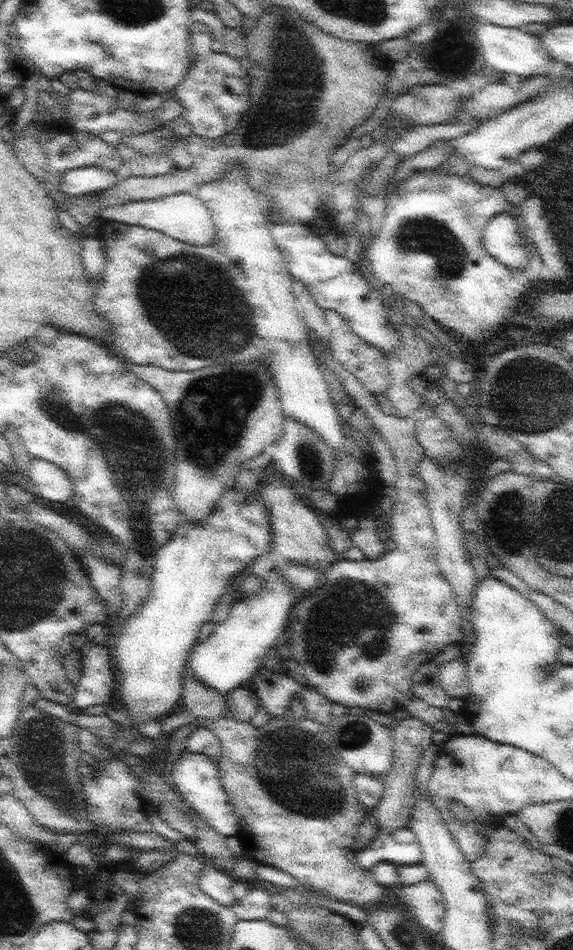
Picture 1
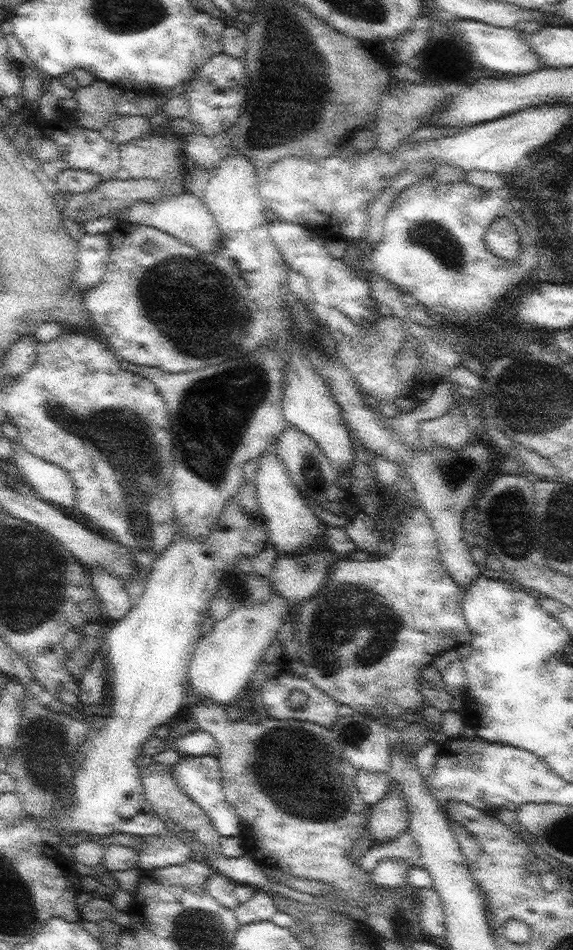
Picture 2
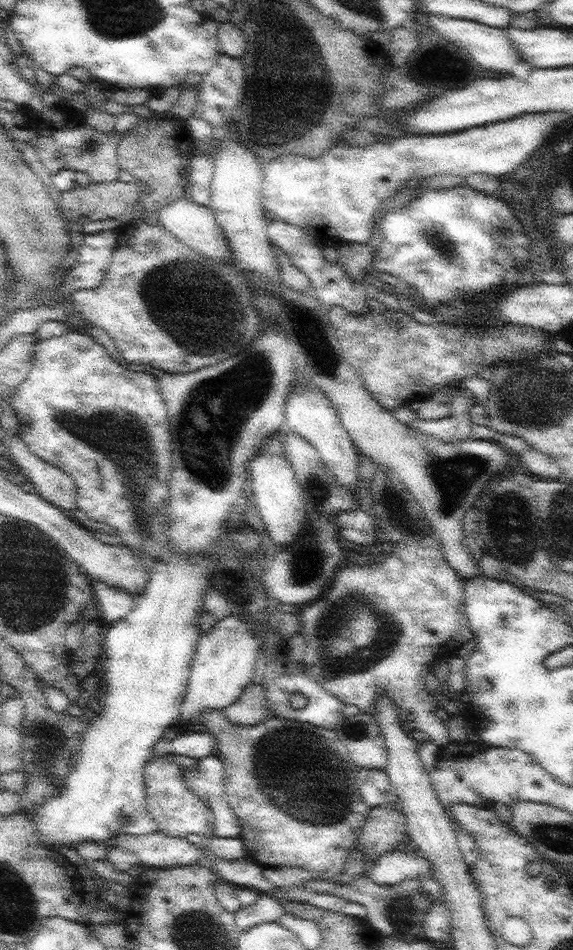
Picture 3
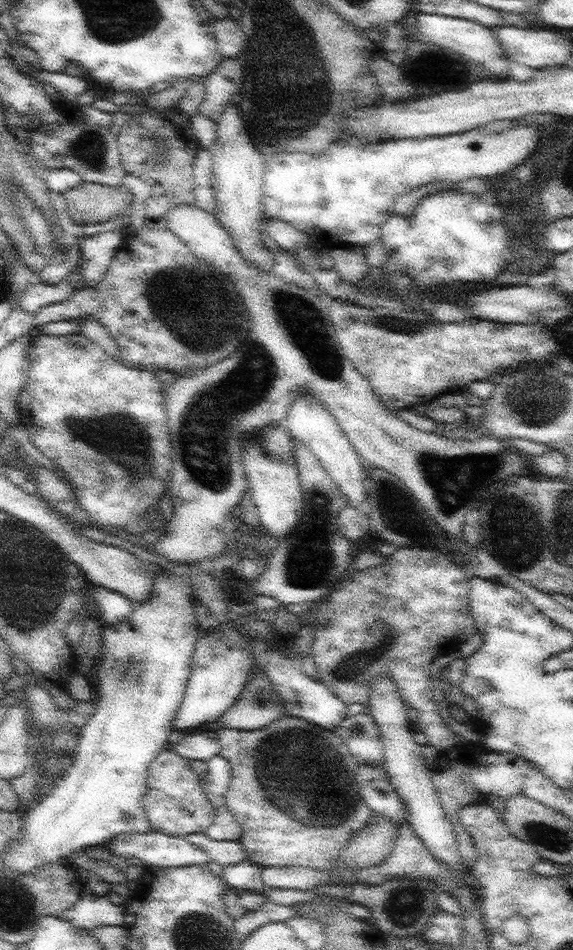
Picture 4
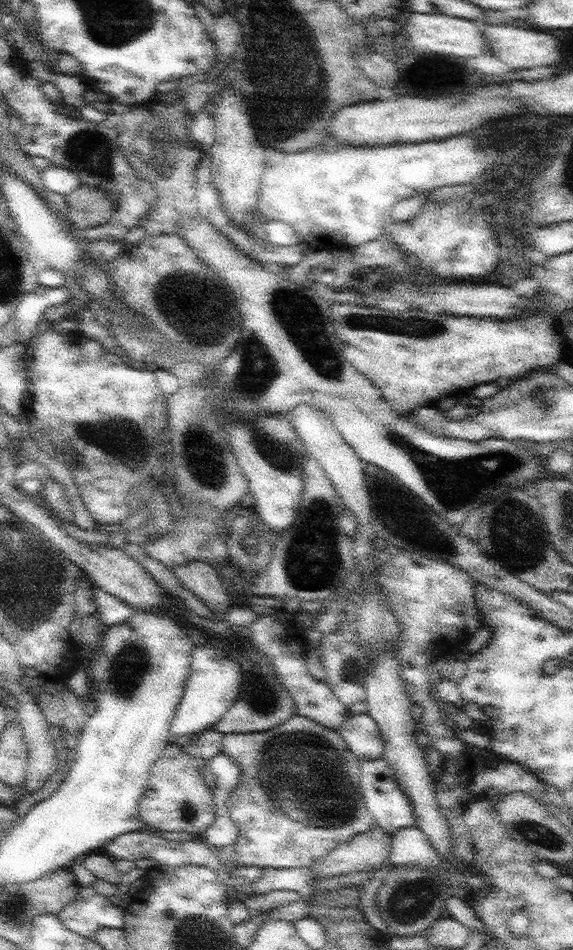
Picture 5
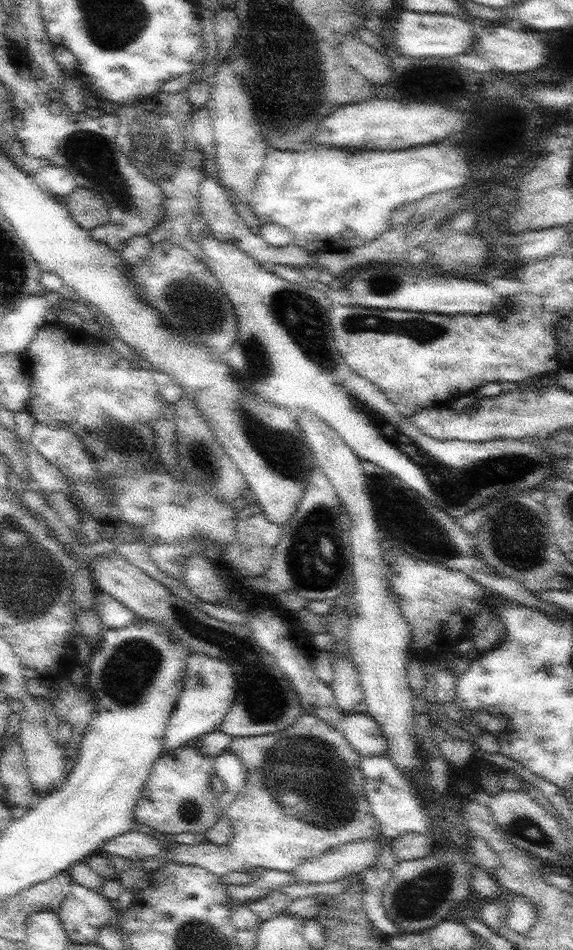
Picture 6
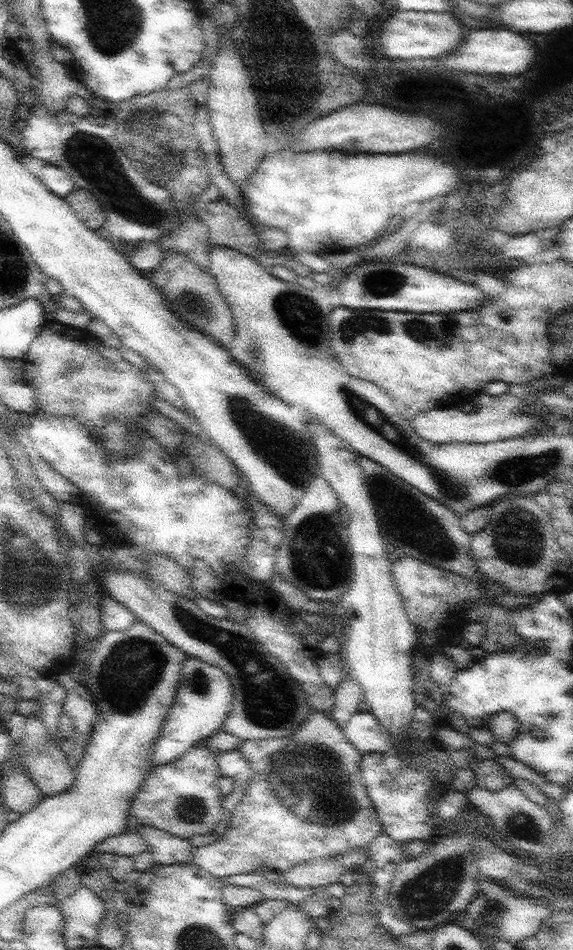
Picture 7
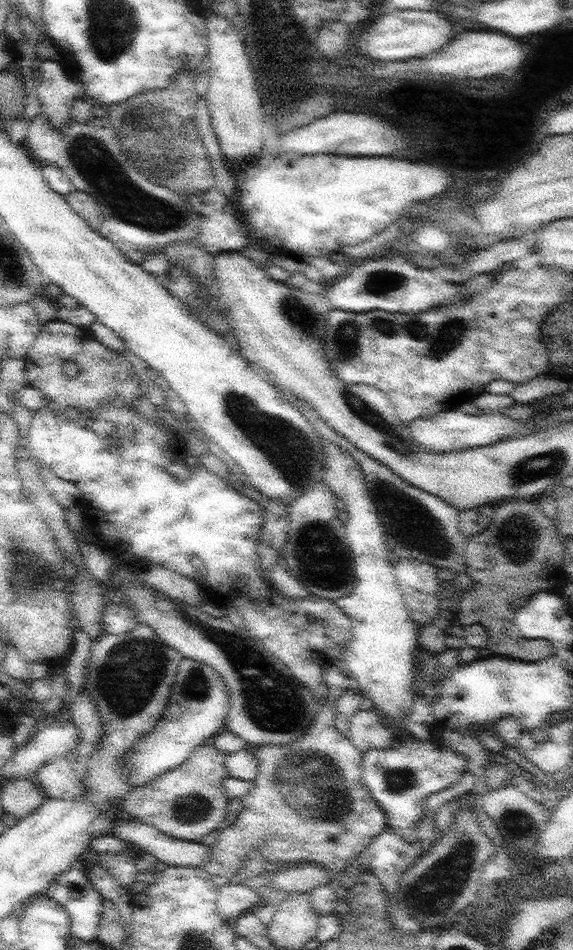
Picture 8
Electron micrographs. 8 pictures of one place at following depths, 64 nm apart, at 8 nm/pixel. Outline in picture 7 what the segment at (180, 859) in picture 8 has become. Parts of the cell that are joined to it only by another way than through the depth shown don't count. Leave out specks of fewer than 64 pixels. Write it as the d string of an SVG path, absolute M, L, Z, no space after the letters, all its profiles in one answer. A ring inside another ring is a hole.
M144 826L140 830L134 829L132 831L148 841L151 846L150 852L153 853L155 862L158 864L186 863L193 857L191 852L196 846L192 846L186 838L172 836L172 834L153 826Z

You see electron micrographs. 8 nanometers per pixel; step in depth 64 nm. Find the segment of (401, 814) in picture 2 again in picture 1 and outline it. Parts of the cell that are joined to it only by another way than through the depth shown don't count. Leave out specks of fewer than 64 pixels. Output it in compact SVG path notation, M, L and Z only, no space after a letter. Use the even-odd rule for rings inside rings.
M412 715L399 720L398 726L392 730L395 739L393 765L389 773L385 775L383 797L372 810L372 814L376 815L379 831L393 833L399 828L408 826L413 810L413 792L419 760L423 752L433 743L432 734L435 731L432 724L426 723L419 717Z

